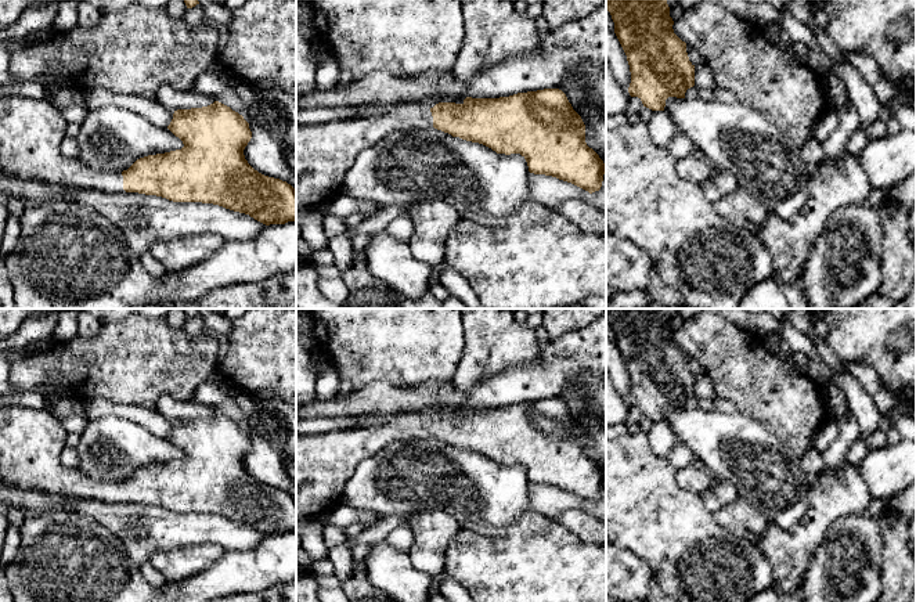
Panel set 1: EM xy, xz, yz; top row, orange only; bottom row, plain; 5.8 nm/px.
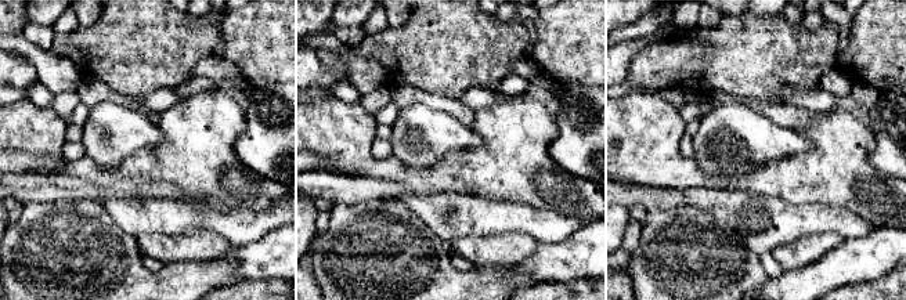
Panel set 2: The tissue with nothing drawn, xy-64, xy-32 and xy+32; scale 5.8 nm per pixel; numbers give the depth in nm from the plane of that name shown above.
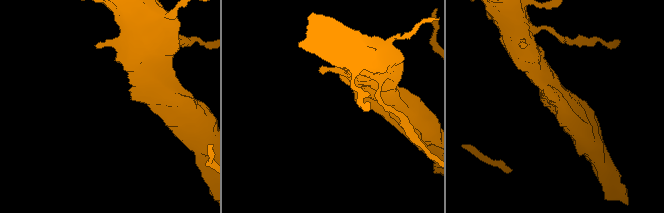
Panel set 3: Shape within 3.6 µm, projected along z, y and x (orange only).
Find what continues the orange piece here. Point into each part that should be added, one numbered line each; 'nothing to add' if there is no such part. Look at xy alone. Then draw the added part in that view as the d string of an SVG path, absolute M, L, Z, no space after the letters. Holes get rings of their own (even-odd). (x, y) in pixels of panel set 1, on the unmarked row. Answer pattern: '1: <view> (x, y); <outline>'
1: xy (31, 440); M0 408L0 484L108 504L126 502L122 482L91 479L80 468L65 468L61 453L66 432L48 410Z

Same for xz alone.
1: xz (325, 462); M399 412L372 428L296 435L296 520L315 520L339 504L357 465L394 440L434 439L430 418L422 412Z

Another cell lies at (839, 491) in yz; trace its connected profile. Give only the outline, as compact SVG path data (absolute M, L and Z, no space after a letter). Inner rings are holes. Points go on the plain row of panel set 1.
M845 462L837 469L823 468L816 482L809 486L807 511L800 520L790 530L768 523L757 544L772 566L773 588L780 594L797 592L804 573L830 525L844 515L865 511L870 501L872 494L858 466Z

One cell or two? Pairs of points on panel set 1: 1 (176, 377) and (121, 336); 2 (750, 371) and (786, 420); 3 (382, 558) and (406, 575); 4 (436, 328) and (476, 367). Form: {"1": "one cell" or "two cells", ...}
{"1": "one cell", "2": "one cell", "3": "one cell", "4": "two cells"}

